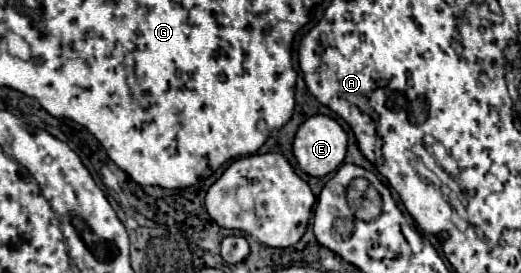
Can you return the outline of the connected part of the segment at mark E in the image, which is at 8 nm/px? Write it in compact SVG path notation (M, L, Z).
M312 116L296 132L294 156L310 176L326 176L338 170L348 148L348 134L330 116Z

